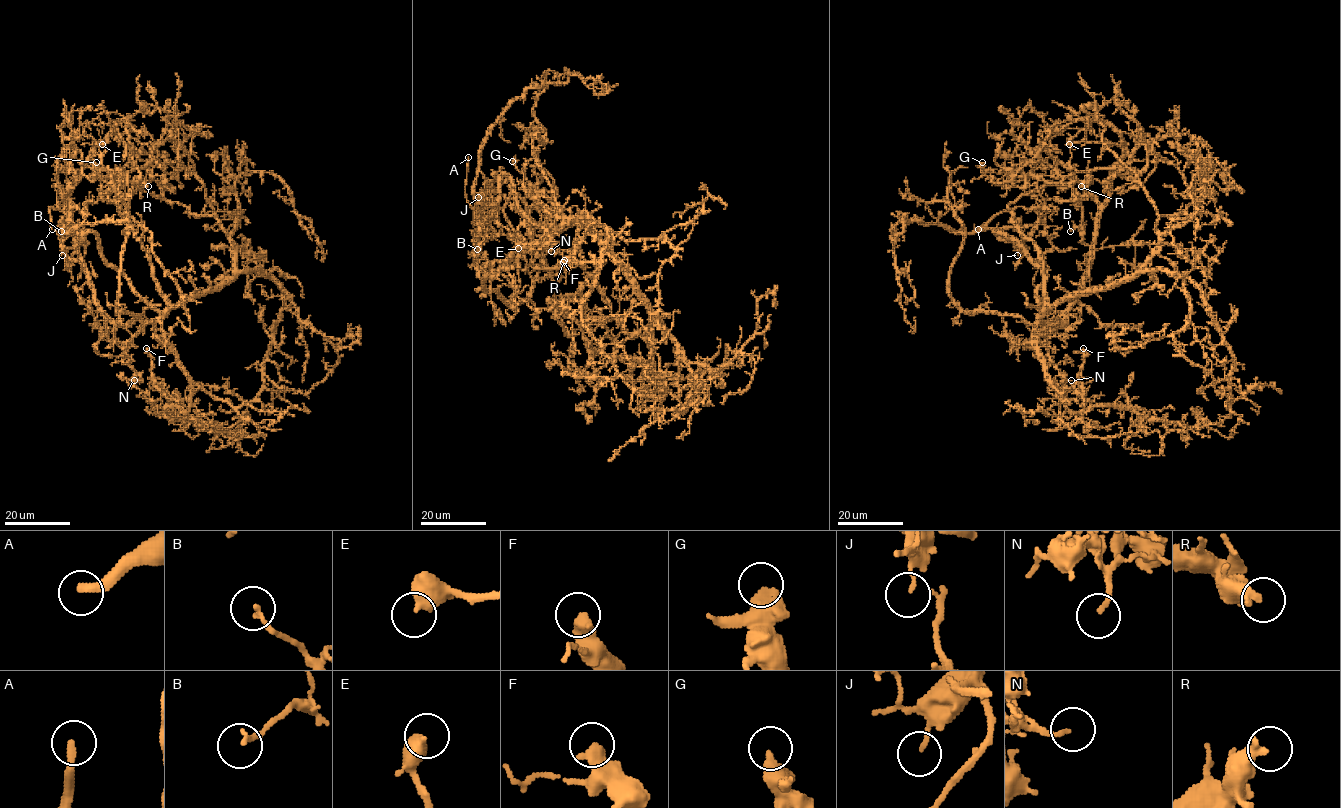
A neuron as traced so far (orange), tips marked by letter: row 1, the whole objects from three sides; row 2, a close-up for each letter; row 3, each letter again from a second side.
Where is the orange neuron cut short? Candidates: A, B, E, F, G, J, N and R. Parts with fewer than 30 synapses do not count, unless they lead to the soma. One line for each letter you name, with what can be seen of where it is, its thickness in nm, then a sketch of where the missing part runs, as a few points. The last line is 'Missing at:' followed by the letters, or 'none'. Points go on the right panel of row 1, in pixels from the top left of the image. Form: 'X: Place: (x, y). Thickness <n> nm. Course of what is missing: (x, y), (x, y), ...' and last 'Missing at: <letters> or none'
A: Place: (978, 229). Thickness 300 nm. Course of what is missing: (978, 229), (965, 226), (952, 215), (951, 177), (946, 171), (943, 173)
Missing at: A

